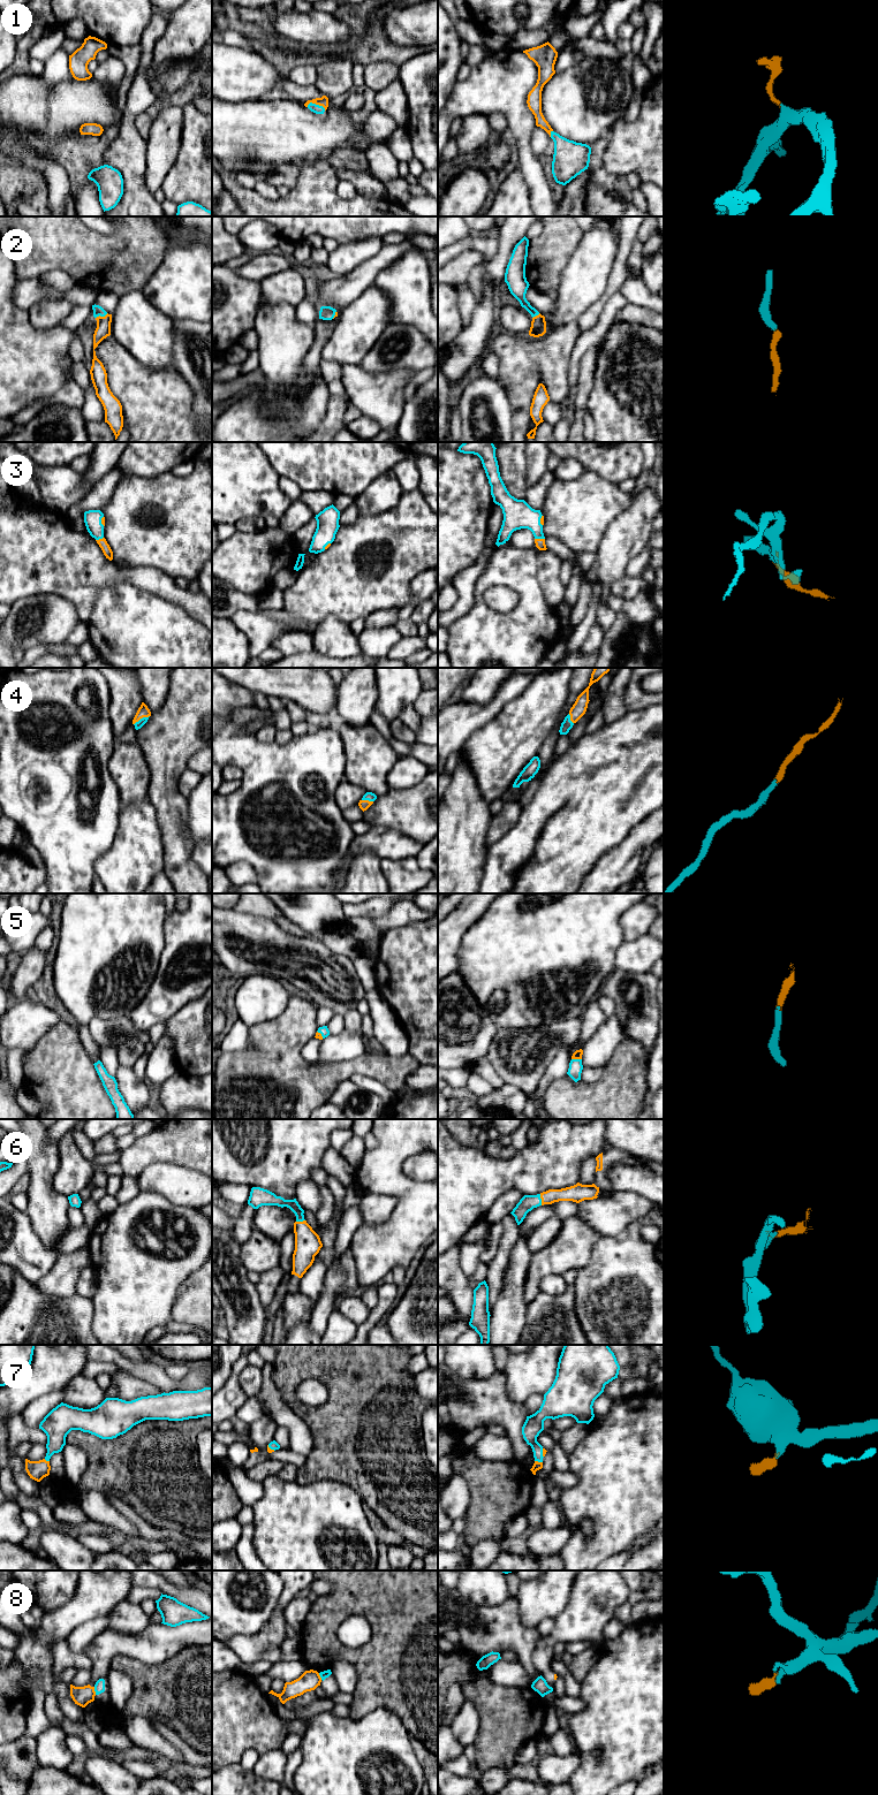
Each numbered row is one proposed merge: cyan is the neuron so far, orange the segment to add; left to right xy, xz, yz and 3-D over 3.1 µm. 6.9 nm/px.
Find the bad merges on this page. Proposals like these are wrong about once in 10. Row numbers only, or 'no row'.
8

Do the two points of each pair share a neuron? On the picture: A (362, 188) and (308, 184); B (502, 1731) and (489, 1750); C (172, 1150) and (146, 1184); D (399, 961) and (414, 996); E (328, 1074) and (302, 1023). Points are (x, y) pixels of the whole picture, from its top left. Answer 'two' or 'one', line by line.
A: two
B: one
C: two
D: one
E: one

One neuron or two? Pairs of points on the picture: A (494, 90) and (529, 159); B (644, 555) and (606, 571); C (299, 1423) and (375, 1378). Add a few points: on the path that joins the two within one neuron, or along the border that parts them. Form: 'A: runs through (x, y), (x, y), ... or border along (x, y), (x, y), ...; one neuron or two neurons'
A: runs through (512, 107), (521, 120), (523, 142); one neuron
B: border along (649, 544), (629, 561), (625, 575); two neurons
C: border along (285, 1401), (308, 1427), (313, 1446); two neurons

